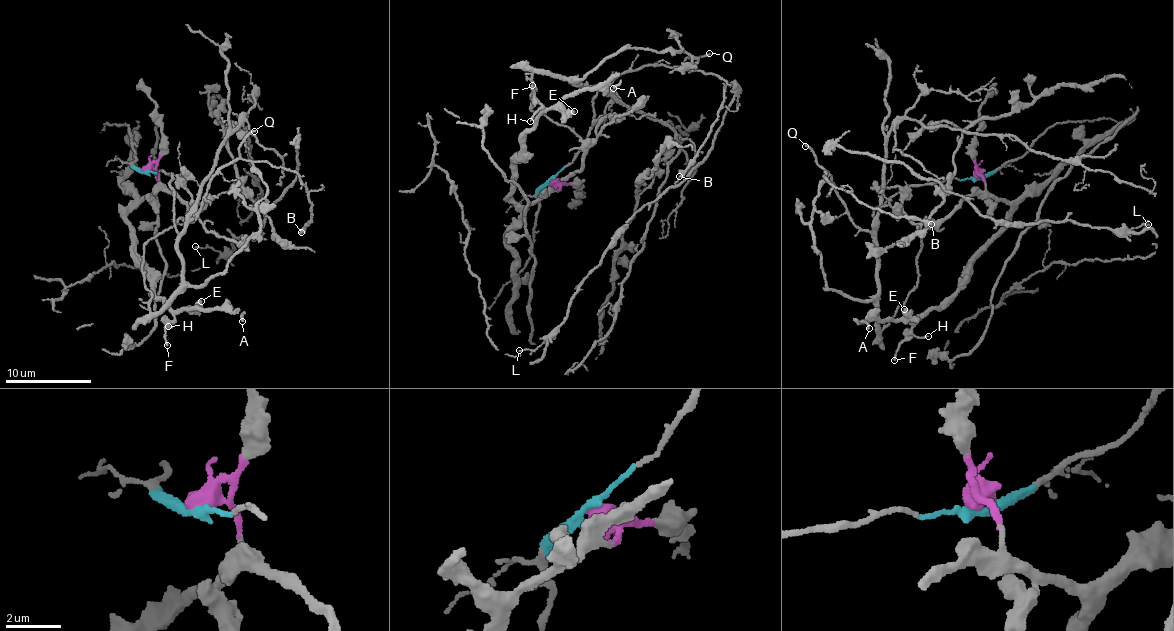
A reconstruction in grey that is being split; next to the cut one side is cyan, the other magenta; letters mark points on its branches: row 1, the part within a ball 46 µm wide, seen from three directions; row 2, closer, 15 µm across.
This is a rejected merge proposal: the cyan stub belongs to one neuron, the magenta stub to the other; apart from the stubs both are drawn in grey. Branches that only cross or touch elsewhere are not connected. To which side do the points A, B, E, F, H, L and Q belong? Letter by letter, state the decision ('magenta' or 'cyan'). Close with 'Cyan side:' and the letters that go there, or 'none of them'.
A: magenta
B: cyan
E: magenta
F: magenta
H: magenta
L: cyan
Q: cyan
Cyan side: B, L, Q

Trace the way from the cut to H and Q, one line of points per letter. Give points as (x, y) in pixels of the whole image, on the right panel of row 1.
H: (977, 177), (1009, 205), (1007, 228), (974, 259), (968, 278), (955, 294), (913, 325), (912, 333), (928, 336)
Q: (977, 179), (952, 179), (902, 188), (873, 211), (874, 247), (871, 233), (849, 216), (829, 173), (804, 145)

